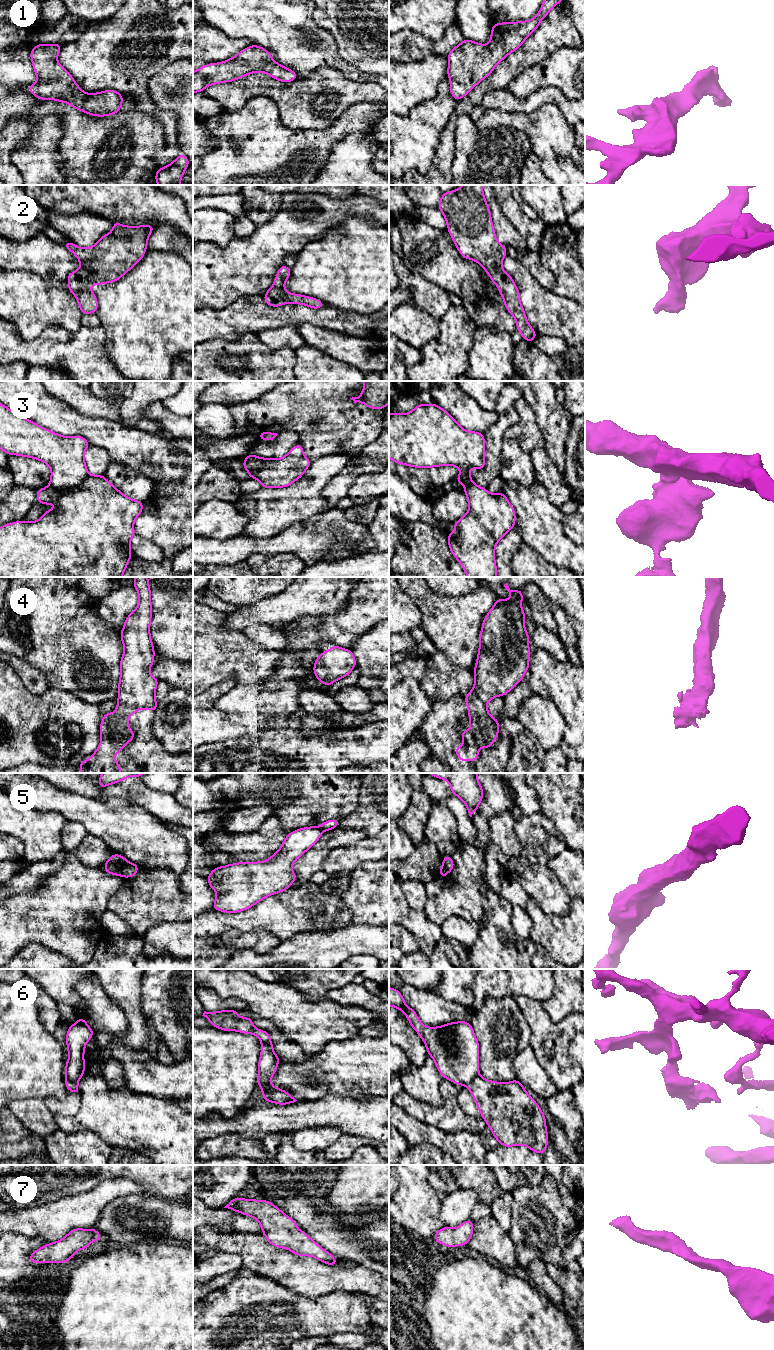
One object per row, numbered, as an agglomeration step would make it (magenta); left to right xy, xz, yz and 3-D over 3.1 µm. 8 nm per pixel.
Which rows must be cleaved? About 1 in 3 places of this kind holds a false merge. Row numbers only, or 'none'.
3, 5, 6

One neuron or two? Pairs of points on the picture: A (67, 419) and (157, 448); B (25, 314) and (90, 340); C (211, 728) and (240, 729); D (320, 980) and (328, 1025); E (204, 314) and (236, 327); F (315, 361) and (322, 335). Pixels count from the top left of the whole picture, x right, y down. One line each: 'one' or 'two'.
A: one
B: two
C: one
D: two
E: one
F: two

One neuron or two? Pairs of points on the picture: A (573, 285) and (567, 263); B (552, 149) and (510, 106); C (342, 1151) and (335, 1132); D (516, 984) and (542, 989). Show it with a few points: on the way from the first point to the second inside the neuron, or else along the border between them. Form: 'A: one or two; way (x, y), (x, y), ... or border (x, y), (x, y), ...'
A: one; way (572, 280), (572, 268)
B: two; border (539, 106), (530, 112), (495, 110)
C: two; border (342, 1134), (323, 1150)
D: one; way (522, 984), (536, 984)

